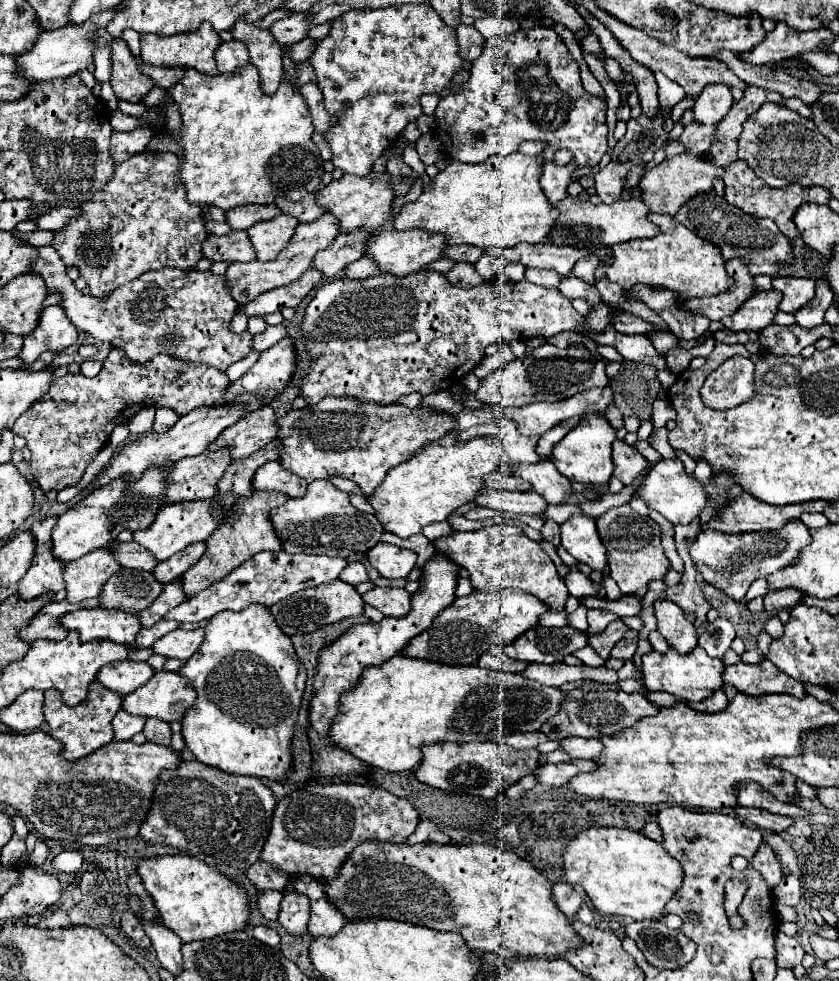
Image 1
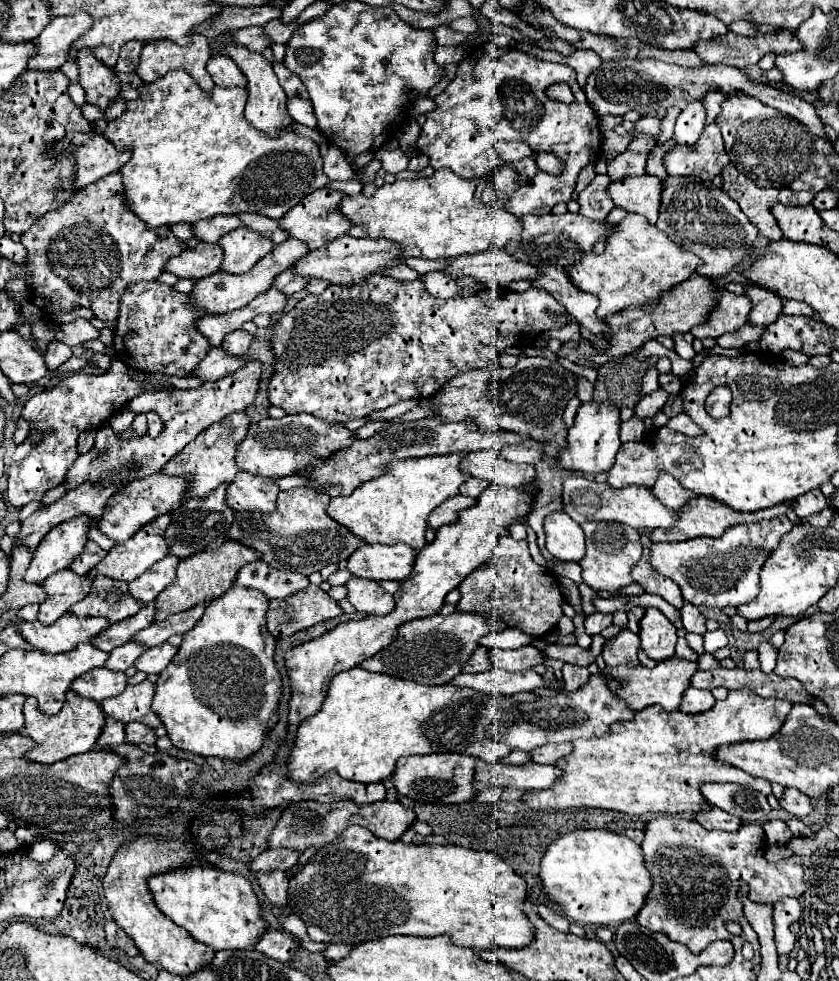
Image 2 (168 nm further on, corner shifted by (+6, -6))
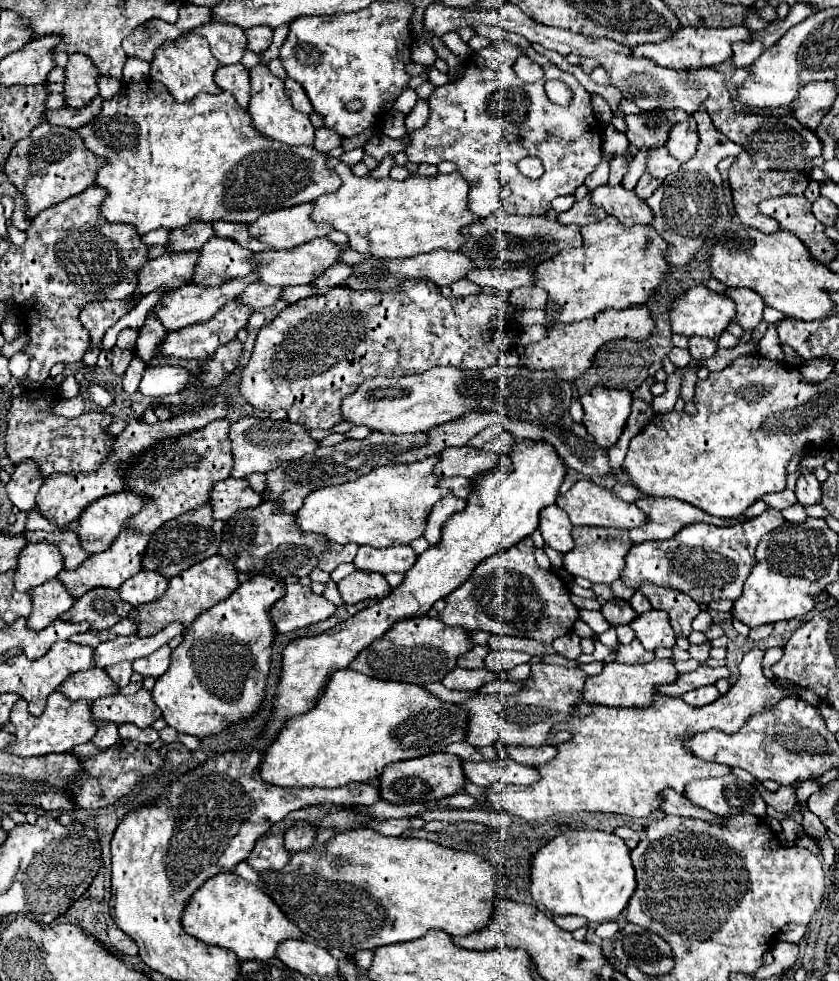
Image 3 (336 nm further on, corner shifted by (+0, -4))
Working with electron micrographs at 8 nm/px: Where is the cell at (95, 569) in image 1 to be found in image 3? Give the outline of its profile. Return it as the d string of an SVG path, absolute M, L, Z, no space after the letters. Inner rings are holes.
M58 579L38 585L36 589L30 591L30 597L32 597L32 613L28 615L26 621L28 629L32 631L42 631L54 619L58 619L60 613L68 611L74 605L72 595Z

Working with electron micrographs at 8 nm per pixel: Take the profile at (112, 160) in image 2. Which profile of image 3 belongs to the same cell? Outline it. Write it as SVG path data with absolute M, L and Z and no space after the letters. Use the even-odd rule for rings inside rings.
M42 123L24 139L20 139L4 163L4 175L16 191L26 199L26 217L48 209L52 203L60 203L84 189L88 189L96 177L96 171L104 165L102 157L92 155L76 131L68 127L56 127Z

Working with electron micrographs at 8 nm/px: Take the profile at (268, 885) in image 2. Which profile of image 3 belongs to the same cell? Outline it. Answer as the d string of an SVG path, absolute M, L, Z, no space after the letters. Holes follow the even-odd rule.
M264 833L252 853L248 855L248 863L260 873L270 869L282 869L290 859L290 853L284 849L284 833Z

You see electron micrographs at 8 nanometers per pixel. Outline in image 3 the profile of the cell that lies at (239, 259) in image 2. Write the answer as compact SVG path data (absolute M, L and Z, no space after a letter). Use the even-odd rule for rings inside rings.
M212 237L200 249L200 257L194 265L194 275L190 283L212 287L246 277L254 267L252 261L248 261L252 255L252 251L242 249L232 239Z

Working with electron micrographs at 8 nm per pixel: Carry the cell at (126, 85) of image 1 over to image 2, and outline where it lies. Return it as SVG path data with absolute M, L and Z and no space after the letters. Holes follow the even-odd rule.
M88 47L80 49L76 59L80 65L80 85L86 91L88 103L100 109L108 109L120 95L120 79L116 69L106 67L106 63L100 59L94 59L94 53Z

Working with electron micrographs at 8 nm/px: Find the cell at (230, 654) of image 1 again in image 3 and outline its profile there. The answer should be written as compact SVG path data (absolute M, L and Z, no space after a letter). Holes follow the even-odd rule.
M256 575L228 599L198 615L184 631L184 641L172 651L168 671L156 679L152 689L152 699L170 727L202 739L260 709L274 639L270 607L284 597L284 589L284 583Z

